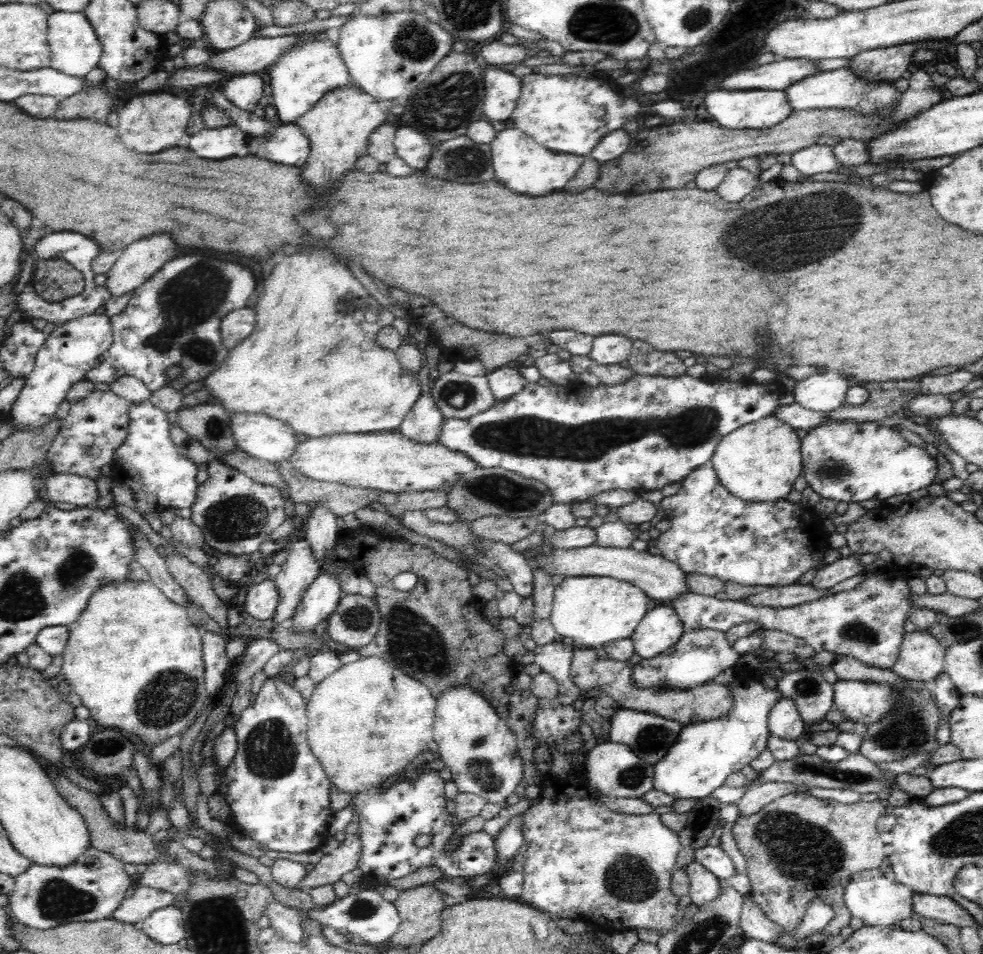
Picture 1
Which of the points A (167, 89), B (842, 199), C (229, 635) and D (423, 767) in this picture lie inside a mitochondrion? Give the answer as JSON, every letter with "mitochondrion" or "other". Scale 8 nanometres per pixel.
{"A":"other","B":"mitochondrion","C":"other","D":"other"}

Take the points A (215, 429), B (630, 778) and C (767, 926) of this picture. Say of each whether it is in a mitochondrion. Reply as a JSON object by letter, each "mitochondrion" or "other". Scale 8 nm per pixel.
{"A":"mitochondrion","B":"mitochondrion","C":"other"}

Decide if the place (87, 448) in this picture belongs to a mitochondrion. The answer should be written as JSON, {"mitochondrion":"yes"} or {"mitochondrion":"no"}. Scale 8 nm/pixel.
{"mitochondrion":"yes"}

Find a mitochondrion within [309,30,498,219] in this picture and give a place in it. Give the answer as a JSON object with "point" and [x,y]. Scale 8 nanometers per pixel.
{"point":[444,106]}

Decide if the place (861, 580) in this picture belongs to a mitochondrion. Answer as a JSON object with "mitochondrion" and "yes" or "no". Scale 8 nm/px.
{"mitochondrion":"no"}

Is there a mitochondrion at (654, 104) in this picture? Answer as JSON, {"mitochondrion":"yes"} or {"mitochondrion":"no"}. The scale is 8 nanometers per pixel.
{"mitochondrion":"no"}

